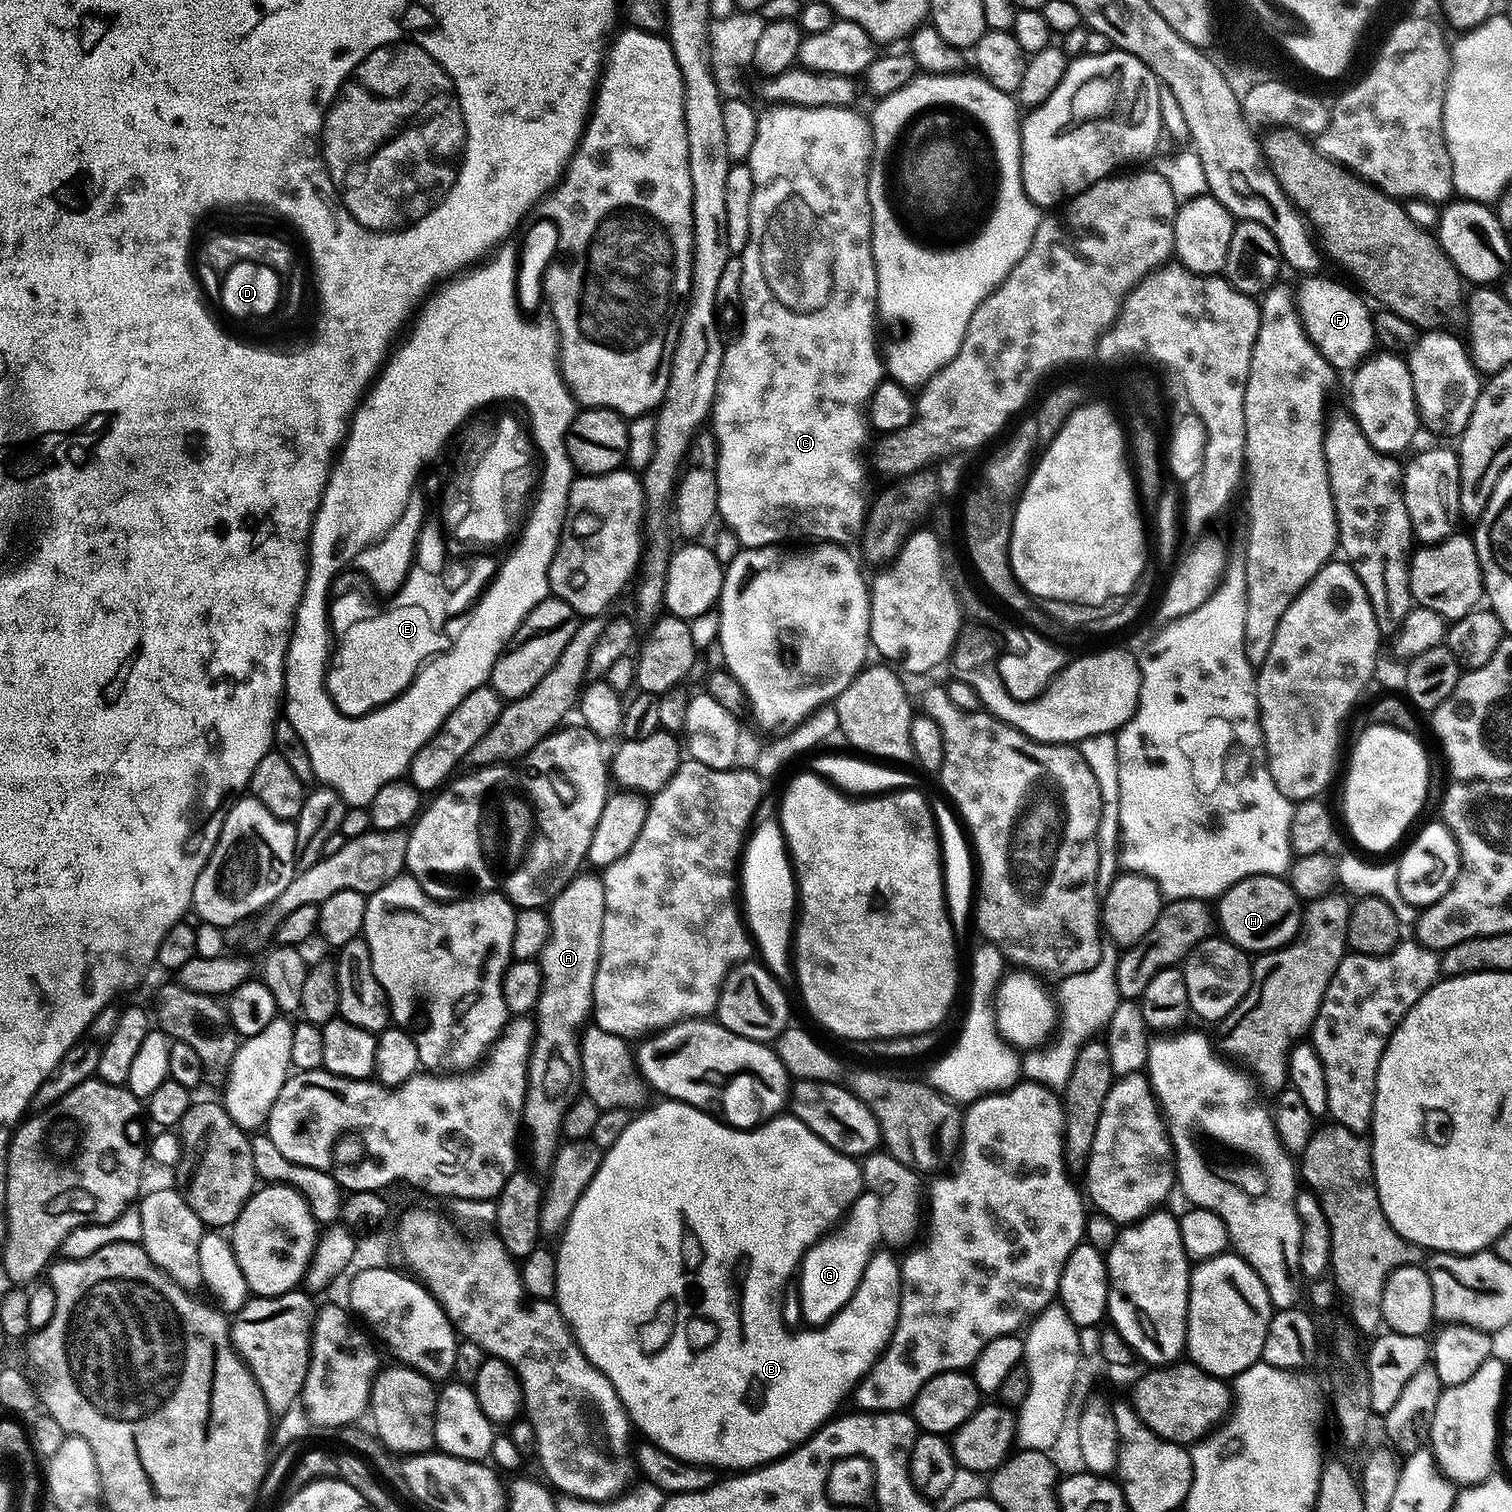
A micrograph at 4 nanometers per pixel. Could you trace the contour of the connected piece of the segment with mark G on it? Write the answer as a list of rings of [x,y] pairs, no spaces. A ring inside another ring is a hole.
[[[866,1190],[851,1204],[839,1224],[817,1240],[801,1260],[802,1307],[809,1320],[824,1322],[825,1317],[832,1315],[840,1304],[856,1292],[866,1266],[881,1242],[878,1196]]]

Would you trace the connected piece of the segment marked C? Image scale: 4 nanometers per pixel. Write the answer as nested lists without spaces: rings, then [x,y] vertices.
[[[776,102],[776,103],[773,103],[773,104],[772,104],[772,105],[771,105],[771,106],[768,106],[768,109],[766,109],[766,110],[765,110],[765,112],[763,112],[763,111],[761,111],[761,112],[760,112],[760,113],[759,113],[759,116],[758,116],[758,134],[757,134],[757,135],[756,135],[756,137],[755,137],[755,138],[754,138],[754,146],[753,146],[753,147],[752,147],[752,149],[751,149],[751,150],[750,150],[750,154],[749,154],[749,155],[748,155],[748,159],[747,159],[747,161],[746,161],[746,163],[747,163],[747,166],[748,166],[748,169],[749,169],[749,170],[750,170],[750,174],[751,174],[751,175],[752,175],[752,177],[753,177],[753,178],[754,178],[754,198],[750,198],[750,238],[749,238],[749,239],[748,239],[748,241],[747,241],[747,242],[746,242],[746,246],[745,246],[745,247],[744,247],[744,250],[743,250],[743,253],[742,253],[742,290],[741,290],[741,291],[740,291],[740,307],[741,307],[741,309],[742,309],[742,323],[741,323],[741,325],[740,325],[740,327],[739,327],[739,329],[738,329],[738,335],[737,335],[737,336],[736,336],[736,337],[735,337],[735,339],[733,339],[733,340],[732,340],[732,341],[731,341],[731,343],[729,343],[729,344],[728,344],[728,345],[727,345],[727,347],[725,347],[725,349],[724,349],[724,357],[723,357],[723,358],[722,358],[722,366],[721,366],[721,367],[720,367],[720,373],[719,373],[719,374],[718,374],[718,390],[717,390],[717,391],[716,391],[716,397],[715,397],[715,398],[714,398],[714,402],[713,402],[713,403],[712,403],[712,414],[711,414],[711,417],[710,417],[710,431],[711,431],[711,433],[712,433],[712,435],[713,435],[713,436],[715,436],[715,437],[716,437],[716,454],[715,454],[715,457],[716,457],[716,477],[717,477],[717,478],[718,478],[718,506],[717,506],[717,507],[716,507],[716,510],[717,510],[717,513],[718,513],[718,516],[719,516],[719,519],[720,519],[720,520],[721,520],[721,521],[722,521],[722,520],[723,520],[723,519],[724,519],[724,520],[725,520],[725,522],[726,522],[726,523],[728,523],[728,528],[729,528],[729,530],[730,530],[730,531],[732,531],[732,532],[733,532],[733,534],[734,534],[734,535],[736,535],[736,536],[737,536],[737,538],[738,538],[738,539],[740,539],[740,540],[741,540],[741,542],[742,542],[742,543],[741,543],[741,545],[743,545],[743,547],[744,547],[744,548],[767,548],[767,547],[769,547],[769,546],[780,546],[780,545],[783,545],[783,544],[784,544],[784,543],[785,543],[785,542],[792,542],[792,541],[795,541],[795,540],[792,540],[792,539],[794,539],[794,538],[795,538],[795,536],[797,536],[797,538],[798,538],[798,539],[800,539],[800,540],[797,540],[797,541],[800,541],[800,542],[827,542],[827,543],[830,543],[830,544],[839,544],[839,545],[841,545],[841,546],[844,546],[844,545],[847,545],[847,544],[848,544],[848,543],[849,543],[849,542],[848,542],[848,541],[847,541],[847,540],[852,540],[852,541],[855,541],[855,540],[856,540],[856,539],[857,539],[857,537],[859,537],[859,535],[860,535],[860,533],[861,533],[861,531],[862,531],[862,529],[863,529],[863,526],[864,526],[864,521],[865,521],[865,519],[866,519],[866,500],[865,500],[865,504],[864,504],[864,466],[863,466],[863,464],[862,464],[862,463],[861,463],[861,462],[860,462],[860,447],[862,447],[862,446],[863,446],[863,444],[864,444],[864,428],[865,428],[865,429],[866,429],[866,405],[867,405],[867,403],[868,403],[868,399],[869,399],[869,398],[871,398],[871,396],[872,396],[872,395],[873,395],[873,394],[874,394],[874,390],[875,390],[875,389],[876,389],[876,388],[877,388],[877,387],[878,387],[878,385],[880,385],[880,381],[881,381],[881,380],[883,380],[883,379],[885,379],[885,376],[886,376],[886,369],[885,369],[885,366],[884,366],[884,362],[883,362],[883,359],[882,359],[882,352],[881,352],[881,349],[880,349],[880,348],[879,348],[879,347],[878,347],[878,340],[877,340],[877,344],[876,344],[876,328],[877,328],[877,332],[878,332],[878,313],[877,313],[877,310],[876,310],[876,295],[877,295],[877,294],[878,294],[878,282],[877,282],[877,281],[876,281],[876,267],[875,267],[875,266],[874,266],[874,254],[873,254],[873,253],[872,253],[872,211],[871,211],[871,210],[870,210],[870,198],[869,198],[869,197],[868,197],[868,169],[869,169],[869,168],[871,168],[871,166],[872,166],[872,126],[871,126],[871,123],[870,123],[870,120],[869,120],[869,117],[868,117],[868,116],[867,116],[867,115],[864,115],[864,116],[859,116],[859,114],[858,114],[858,113],[856,113],[856,111],[857,111],[857,109],[856,109],[856,108],[855,108],[855,107],[850,107],[850,108],[831,108],[831,107],[830,107],[830,106],[818,106],[818,107],[817,107],[817,108],[811,108],[811,107],[810,107],[810,106],[800,106],[800,105],[798,105],[798,104],[784,104],[784,103],[781,103],[781,102]]]

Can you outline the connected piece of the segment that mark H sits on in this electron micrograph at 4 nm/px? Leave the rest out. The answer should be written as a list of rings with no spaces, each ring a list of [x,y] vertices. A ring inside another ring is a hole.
[[[1251,876],[1226,889],[1218,898],[1217,904],[1220,905],[1215,905],[1214,916],[1223,939],[1229,940],[1246,953],[1272,952],[1297,939],[1302,901],[1287,879],[1278,876]]]

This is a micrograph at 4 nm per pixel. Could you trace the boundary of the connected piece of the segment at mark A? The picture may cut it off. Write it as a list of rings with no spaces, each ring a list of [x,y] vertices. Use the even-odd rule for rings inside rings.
[[[578,874],[552,899],[547,909],[550,932],[548,941],[540,951],[540,997],[534,1009],[536,1037],[528,1059],[528,1089],[524,1099],[523,1127],[532,1135],[532,1156],[544,1170],[551,1169],[556,1150],[562,1143],[564,1115],[581,1095],[580,1038],[582,1029],[592,1015],[592,991],[594,974],[598,970],[598,958],[602,946],[602,918],[604,917],[604,882],[599,875]]]

